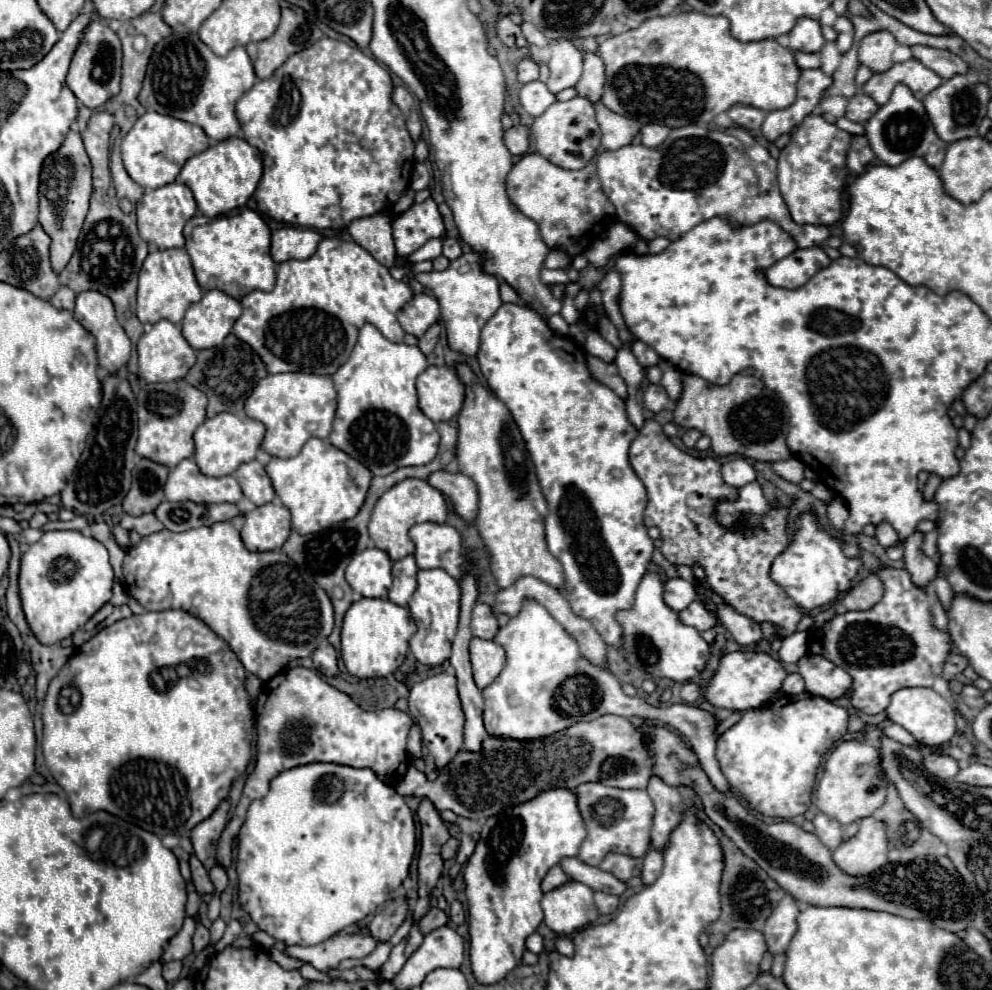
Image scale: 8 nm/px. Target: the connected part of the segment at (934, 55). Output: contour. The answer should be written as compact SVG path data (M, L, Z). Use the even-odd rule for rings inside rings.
M917 44L917 46L911 46L911 54L915 60L923 62L941 78L951 78L953 74L967 74L969 70L969 66L965 66L965 62L949 50L937 50L937 48Z

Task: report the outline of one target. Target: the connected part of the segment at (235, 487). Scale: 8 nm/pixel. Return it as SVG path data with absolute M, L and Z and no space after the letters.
M189 458L181 460L167 476L167 482L163 486L165 498L169 502L199 502L199 504L211 504L211 502L239 502L243 498L241 488L233 476L221 476L211 478L201 474L197 464Z

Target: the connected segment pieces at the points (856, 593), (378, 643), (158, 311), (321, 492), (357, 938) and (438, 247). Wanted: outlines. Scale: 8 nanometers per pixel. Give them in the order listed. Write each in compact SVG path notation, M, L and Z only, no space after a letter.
M869 574L867 578L863 578L859 584L855 584L845 598L841 598L839 602L833 604L833 610L837 614L849 612L849 610L869 610L871 606L875 606L883 596L883 582Z
M361 598L351 604L341 630L341 658L349 674L357 678L377 678L393 674L405 660L409 638L417 626L407 608L381 598Z
M171 248L171 250L155 250L147 256L141 272L139 272L139 290L137 290L137 318L145 324L155 324L159 320L169 320L173 324L179 324L185 316L185 310L193 304L193 302L199 302L203 296L203 290L201 286L197 284L195 280L195 274L193 274L193 266L191 266L191 260L189 260L189 254L183 250L183 248Z
M309 438L293 458L271 458L265 470L279 502L291 512L293 530L299 534L321 532L337 522L355 518L373 478L367 466L321 438Z
M337 934L321 944L315 946L285 946L285 954L289 958L303 960L317 968L319 972L327 972L331 968L337 968L341 960L345 958L355 958L361 960L369 956L375 950L377 940L369 934Z
M430 239L419 250L408 256L407 260L411 263L433 260L442 254L442 245L442 239Z

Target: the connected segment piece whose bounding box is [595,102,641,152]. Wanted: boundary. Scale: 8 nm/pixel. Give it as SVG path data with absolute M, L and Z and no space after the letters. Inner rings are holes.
M595 102L595 110L597 110L597 122L601 126L601 134L603 134L601 146L597 152L619 150L621 146L629 146L635 134L641 130L641 124L637 120L609 110L603 102Z

